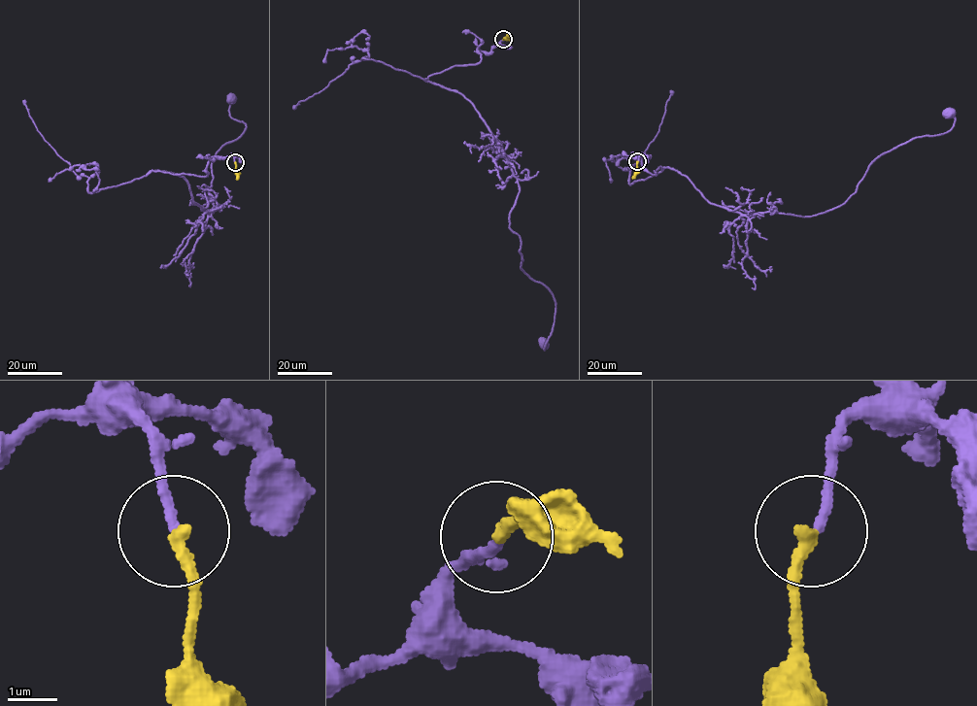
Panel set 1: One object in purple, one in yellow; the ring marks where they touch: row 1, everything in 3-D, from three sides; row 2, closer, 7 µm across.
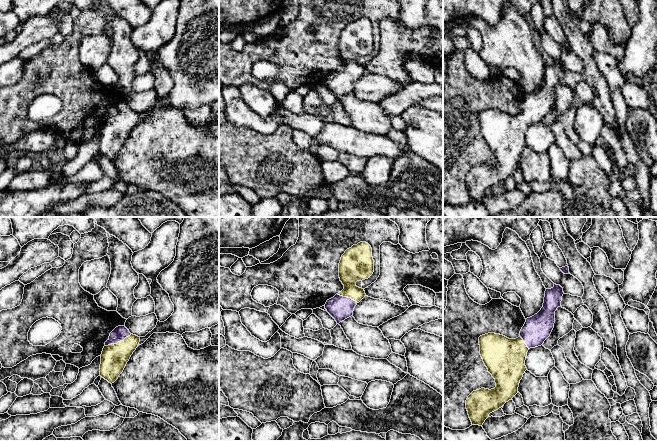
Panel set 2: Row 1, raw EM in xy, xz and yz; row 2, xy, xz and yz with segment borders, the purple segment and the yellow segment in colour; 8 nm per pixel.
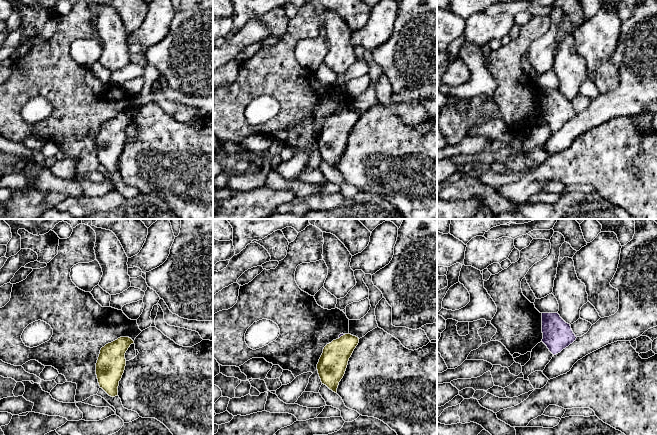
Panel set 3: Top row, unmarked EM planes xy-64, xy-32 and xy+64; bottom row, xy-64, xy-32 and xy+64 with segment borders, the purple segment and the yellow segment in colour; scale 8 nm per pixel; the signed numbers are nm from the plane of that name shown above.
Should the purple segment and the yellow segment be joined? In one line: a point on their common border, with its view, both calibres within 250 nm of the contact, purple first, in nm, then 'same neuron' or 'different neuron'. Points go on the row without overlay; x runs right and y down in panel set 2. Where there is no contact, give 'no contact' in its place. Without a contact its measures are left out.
meets purple in xy at (118, 117); 110 nm thick on the purple side, 220 nm on the other; same neuron

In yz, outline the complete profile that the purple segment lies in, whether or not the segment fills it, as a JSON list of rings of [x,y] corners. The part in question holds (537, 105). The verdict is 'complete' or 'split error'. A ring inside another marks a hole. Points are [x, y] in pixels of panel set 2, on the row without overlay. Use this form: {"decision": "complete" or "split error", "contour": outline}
{"decision": "split error", "contour": [[[554,60],[551,65],[546,65],[544,79],[541,86],[534,92],[527,94],[520,107],[520,112],[516,115],[509,115],[503,111],[488,109],[479,113],[480,131],[488,148],[495,155],[494,165],[481,164],[473,167],[466,176],[466,185],[472,201],[482,202],[489,190],[498,186],[506,178],[511,176],[517,169],[520,156],[527,146],[525,136],[530,124],[543,121],[550,112],[555,99],[555,87],[561,82],[563,64]]]}

